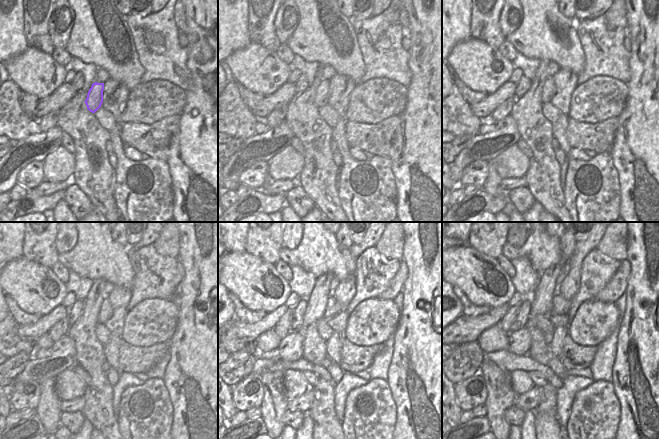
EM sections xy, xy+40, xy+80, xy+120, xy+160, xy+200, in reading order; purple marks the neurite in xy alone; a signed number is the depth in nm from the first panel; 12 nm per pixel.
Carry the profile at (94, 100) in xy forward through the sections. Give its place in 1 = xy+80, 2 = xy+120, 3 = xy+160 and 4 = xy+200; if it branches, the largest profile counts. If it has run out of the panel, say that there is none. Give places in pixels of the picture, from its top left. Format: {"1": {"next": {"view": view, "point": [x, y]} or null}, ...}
{"1": {"next": {"view": "xy+80", "point": [549, 89]}}, "2": {"next": {"view": "xy+120", "point": [105, 312]}}, "3": {"next": {"view": "xy+160", "point": [332, 308]}}, "4": {"next": {"view": "xy+200", "point": [559, 306]}}}

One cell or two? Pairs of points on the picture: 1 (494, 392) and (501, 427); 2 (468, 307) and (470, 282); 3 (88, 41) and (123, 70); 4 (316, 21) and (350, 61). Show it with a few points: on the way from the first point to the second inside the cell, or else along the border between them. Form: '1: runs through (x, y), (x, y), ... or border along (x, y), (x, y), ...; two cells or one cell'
1: runs through (496, 401), (496, 418); one cell
2: border along (453, 286), (472, 303), (489, 308); two cells
3: runs through (97, 46), (114, 63); one cell
4: runs through (323, 33), (338, 57); one cell

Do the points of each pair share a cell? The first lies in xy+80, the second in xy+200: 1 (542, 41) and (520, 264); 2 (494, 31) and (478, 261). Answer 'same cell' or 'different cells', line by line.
1: different cells
2: different cells

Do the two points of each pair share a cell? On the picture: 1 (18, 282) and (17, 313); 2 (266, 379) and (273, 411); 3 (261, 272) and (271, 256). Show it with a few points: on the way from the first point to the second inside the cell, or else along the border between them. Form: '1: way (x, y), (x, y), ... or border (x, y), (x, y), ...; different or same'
1: border (10, 296), (22, 310), (39, 314); different
2: way (272, 387), (272, 403); same
3: border (246, 251), (273, 265); different

